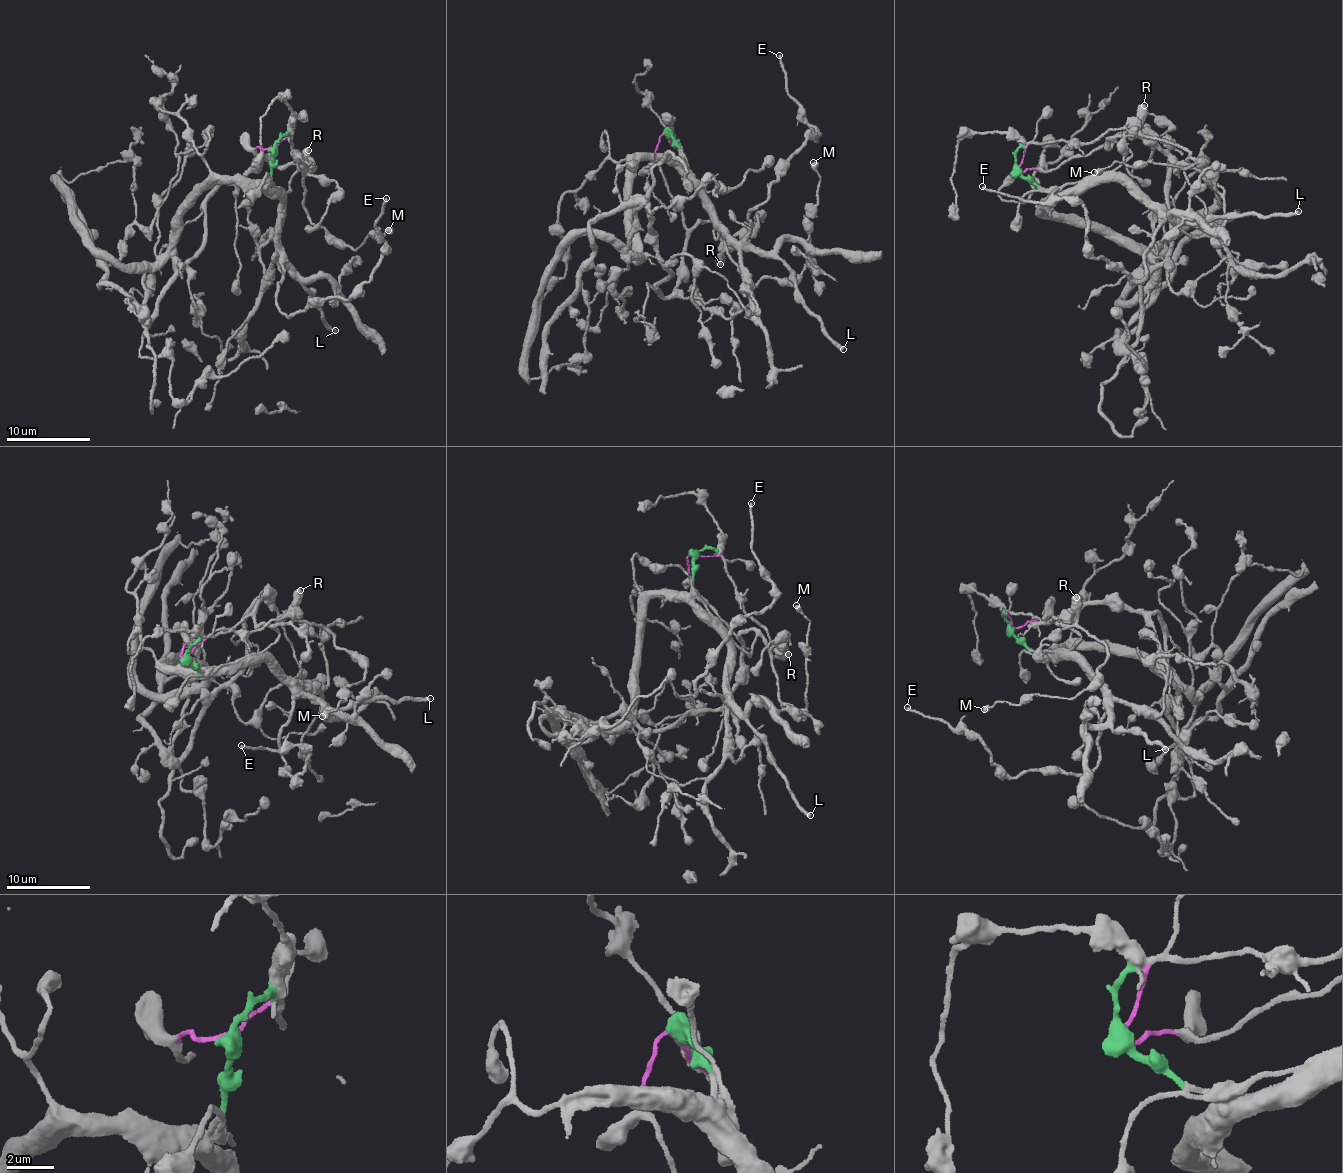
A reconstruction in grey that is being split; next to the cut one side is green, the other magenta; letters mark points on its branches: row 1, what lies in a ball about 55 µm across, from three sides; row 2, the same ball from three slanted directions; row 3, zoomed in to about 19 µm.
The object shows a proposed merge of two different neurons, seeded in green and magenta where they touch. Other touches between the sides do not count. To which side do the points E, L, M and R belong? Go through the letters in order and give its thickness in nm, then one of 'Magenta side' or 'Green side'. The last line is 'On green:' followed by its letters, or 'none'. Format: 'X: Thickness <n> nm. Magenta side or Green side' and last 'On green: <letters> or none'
E: Thickness 220 nm. Green side
L: Thickness 360 nm. Green side
M: Thickness 480 nm. Magenta side
R: Thickness 700 nm. Magenta side
On green: E, L

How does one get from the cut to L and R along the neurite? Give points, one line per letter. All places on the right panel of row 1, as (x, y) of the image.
L: (1016, 171), (1040, 186), (1060, 191), (1105, 182), (1124, 183), (1138, 198), (1195, 224), (1211, 217), (1299, 211)
R: (1016, 169), (1052, 172), (1070, 158), (1108, 147), (1109, 139), (1129, 137), (1140, 127), (1145, 104)

